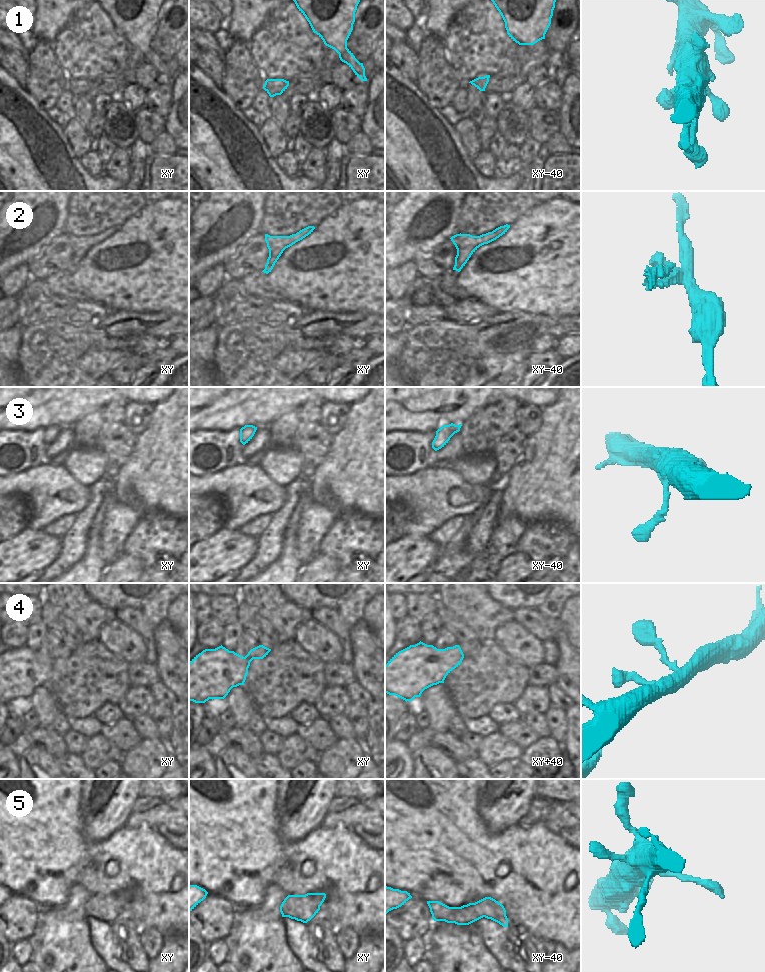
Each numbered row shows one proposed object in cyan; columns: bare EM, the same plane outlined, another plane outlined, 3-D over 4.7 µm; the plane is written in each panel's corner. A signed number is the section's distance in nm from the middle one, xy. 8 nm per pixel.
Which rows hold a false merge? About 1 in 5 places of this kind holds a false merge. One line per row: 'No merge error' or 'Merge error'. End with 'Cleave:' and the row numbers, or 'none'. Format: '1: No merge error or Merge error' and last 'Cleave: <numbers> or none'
1: No merge error
2: No merge error
3: No merge error
4: No merge error
5: No merge error
Cleave: none

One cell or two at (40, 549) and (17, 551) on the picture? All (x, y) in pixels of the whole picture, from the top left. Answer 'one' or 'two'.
one

